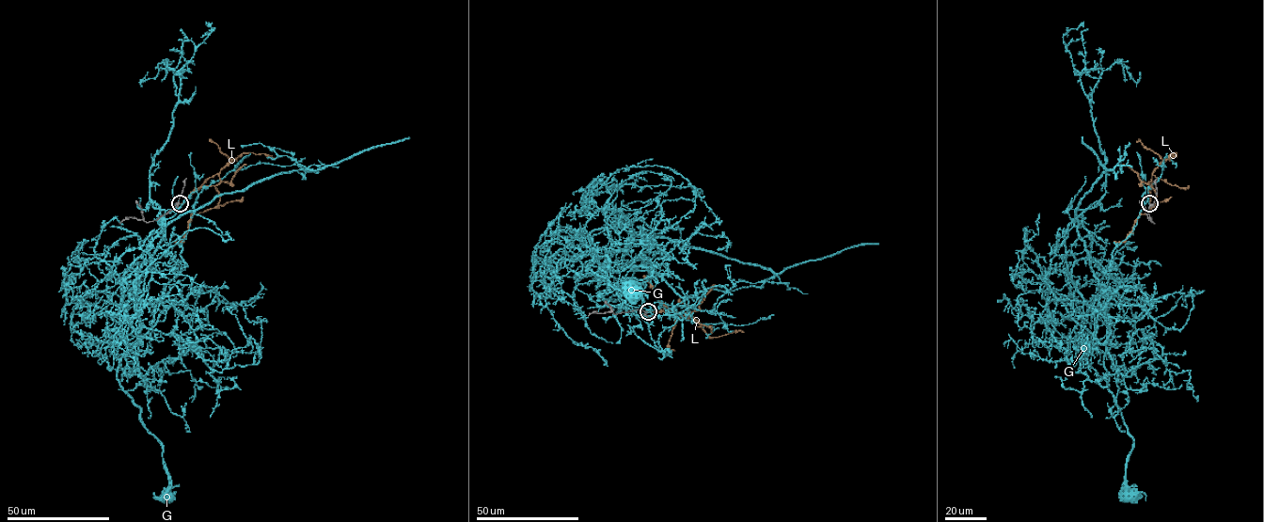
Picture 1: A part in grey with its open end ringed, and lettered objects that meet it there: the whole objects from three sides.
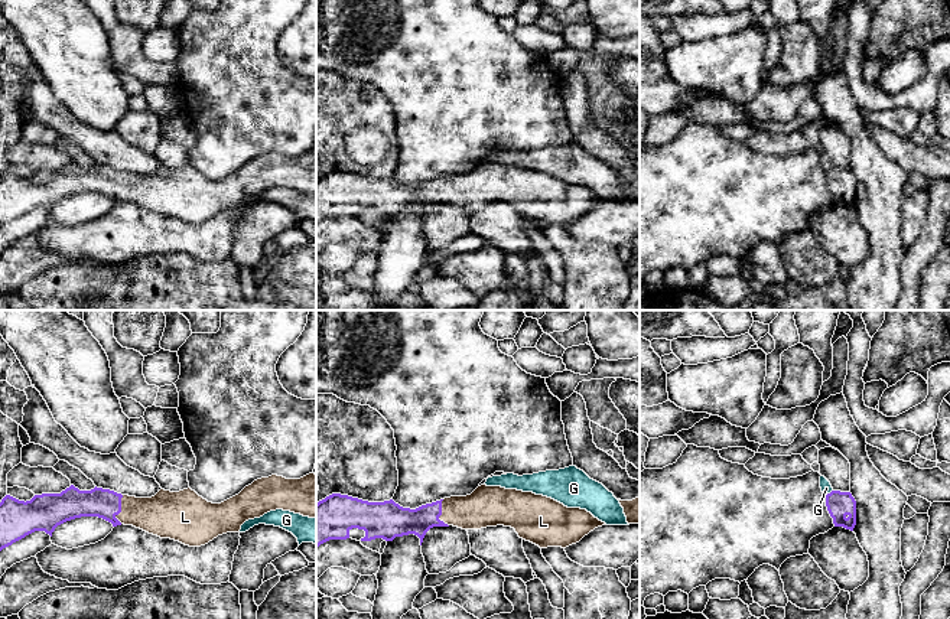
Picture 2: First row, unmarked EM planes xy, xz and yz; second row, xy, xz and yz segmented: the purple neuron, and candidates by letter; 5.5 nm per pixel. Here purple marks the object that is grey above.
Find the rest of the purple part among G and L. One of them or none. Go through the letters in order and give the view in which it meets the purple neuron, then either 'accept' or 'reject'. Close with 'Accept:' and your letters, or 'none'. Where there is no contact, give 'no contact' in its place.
G: meets purple in yz; reject
L: meets purple in xy; accept
Accept: L

